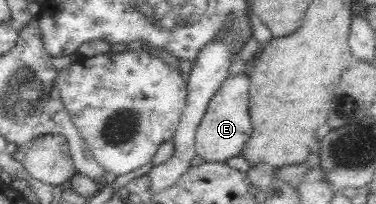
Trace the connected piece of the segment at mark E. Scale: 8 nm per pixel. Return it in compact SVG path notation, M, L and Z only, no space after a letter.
M246 71L231 74L211 99L207 114L201 120L196 132L194 142L196 155L199 155L204 162L223 163L229 158L240 155L241 149L252 131L251 120L247 114L249 88L250 77Z

